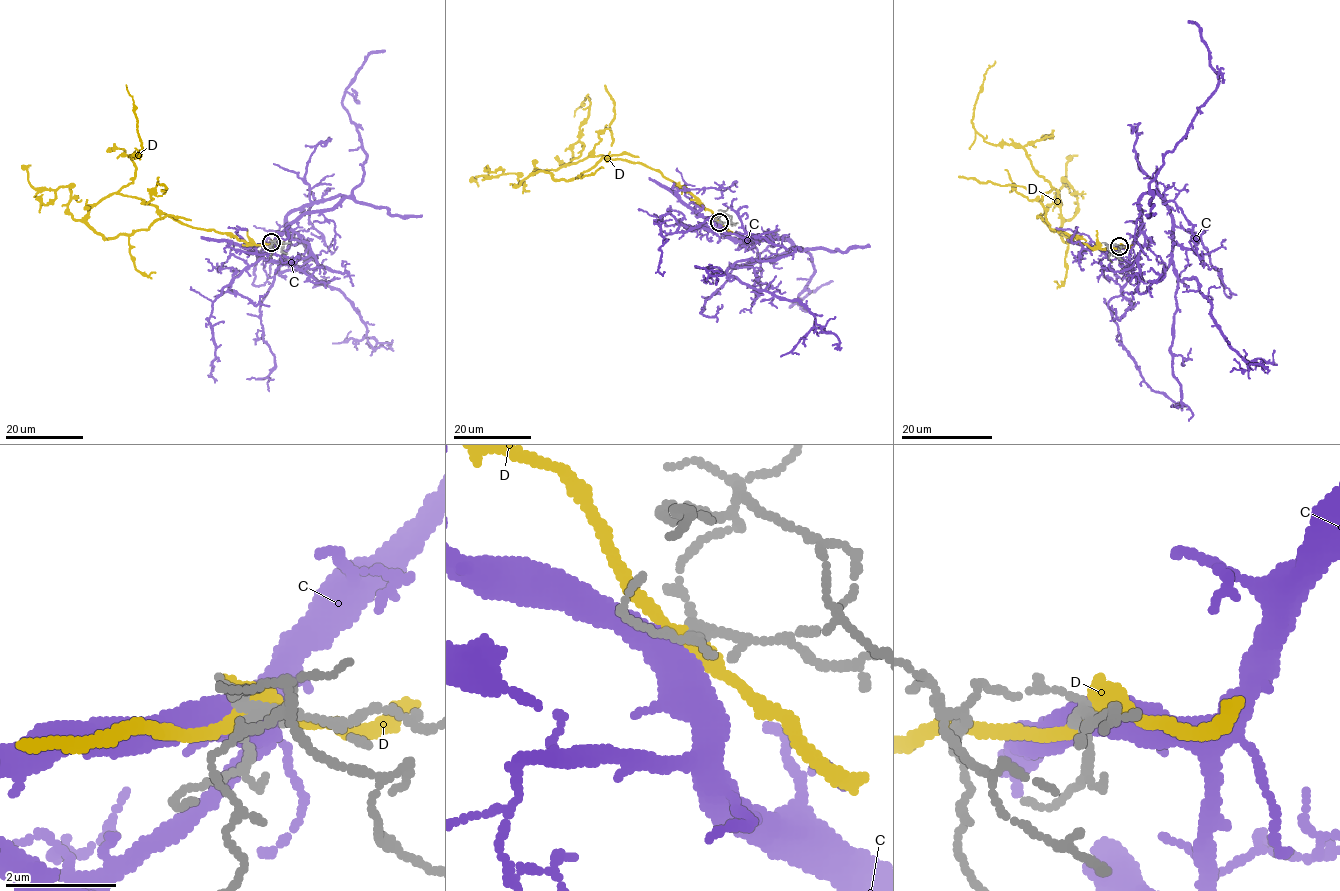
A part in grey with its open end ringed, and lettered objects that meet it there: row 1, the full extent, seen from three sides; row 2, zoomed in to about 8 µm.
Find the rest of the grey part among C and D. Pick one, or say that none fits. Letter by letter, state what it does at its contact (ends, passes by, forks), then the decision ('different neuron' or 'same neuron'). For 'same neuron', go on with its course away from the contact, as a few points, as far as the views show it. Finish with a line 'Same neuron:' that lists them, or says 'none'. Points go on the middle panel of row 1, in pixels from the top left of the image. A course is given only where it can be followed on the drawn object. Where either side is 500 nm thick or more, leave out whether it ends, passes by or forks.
C: same neuron | via (719, 222), (736, 239), (791, 243), (727, 272), (797, 301), (814, 316), (792, 351), (798, 354)
D: it passes by | different neuron
Same neuron: C

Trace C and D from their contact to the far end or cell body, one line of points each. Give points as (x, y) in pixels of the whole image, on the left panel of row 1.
C: (271, 242), (343, 196), (286, 217), (279, 270), (303, 269), (337, 288), (366, 335), (344, 341), (350, 330)
D: (272, 242), (247, 244), (180, 224), (118, 192), (135, 176), (132, 156), (141, 155), (126, 85)

